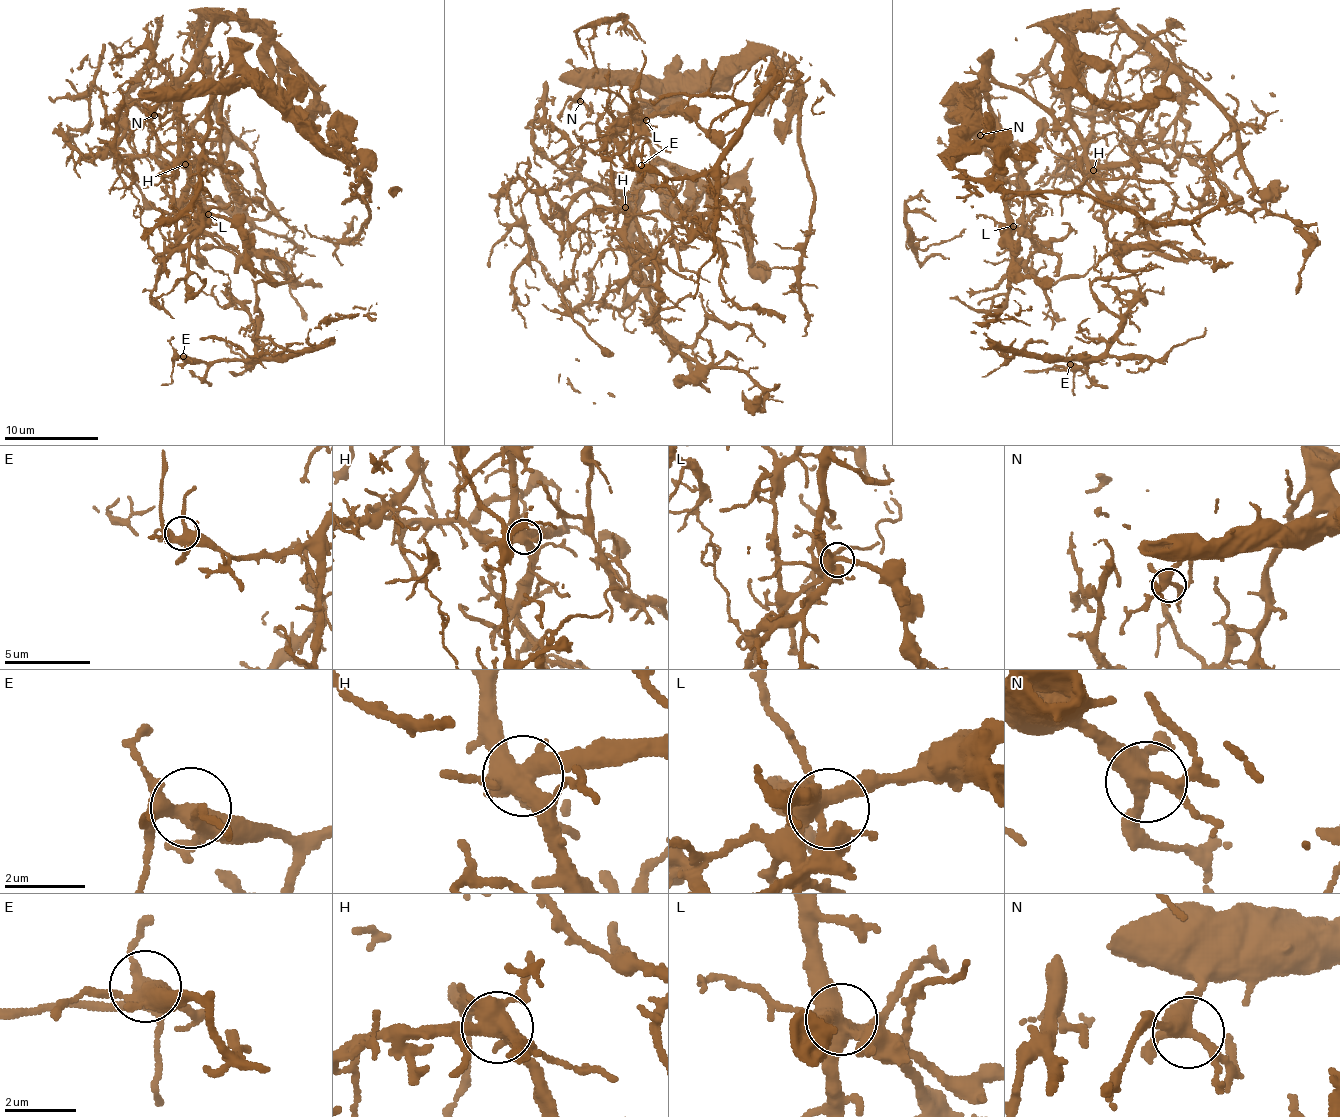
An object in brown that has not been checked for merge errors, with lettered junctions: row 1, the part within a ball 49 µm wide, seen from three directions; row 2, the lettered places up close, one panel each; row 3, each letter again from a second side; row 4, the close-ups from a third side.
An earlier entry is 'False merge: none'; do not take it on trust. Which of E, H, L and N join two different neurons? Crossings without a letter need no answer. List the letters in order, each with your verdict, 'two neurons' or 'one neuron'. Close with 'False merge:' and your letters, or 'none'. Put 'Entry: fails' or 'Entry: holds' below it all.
E: one neuron
H: one neuron
L: one neuron
N: one neuron
False merge: none
Entry: holds

